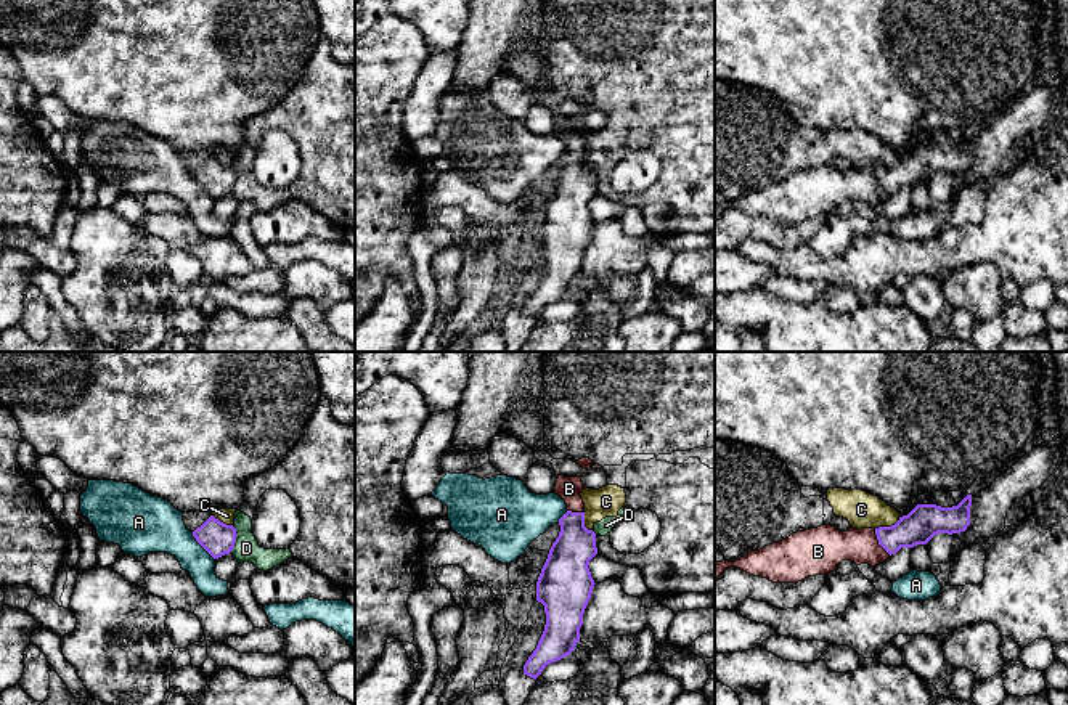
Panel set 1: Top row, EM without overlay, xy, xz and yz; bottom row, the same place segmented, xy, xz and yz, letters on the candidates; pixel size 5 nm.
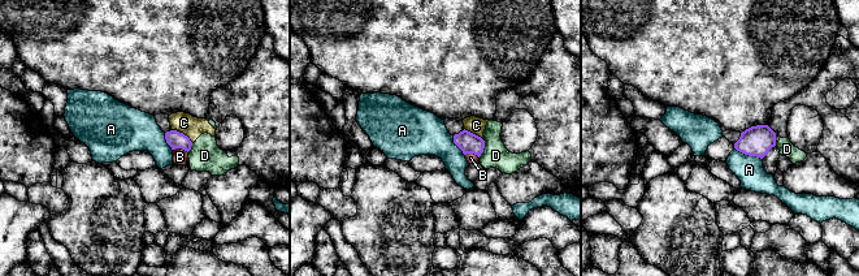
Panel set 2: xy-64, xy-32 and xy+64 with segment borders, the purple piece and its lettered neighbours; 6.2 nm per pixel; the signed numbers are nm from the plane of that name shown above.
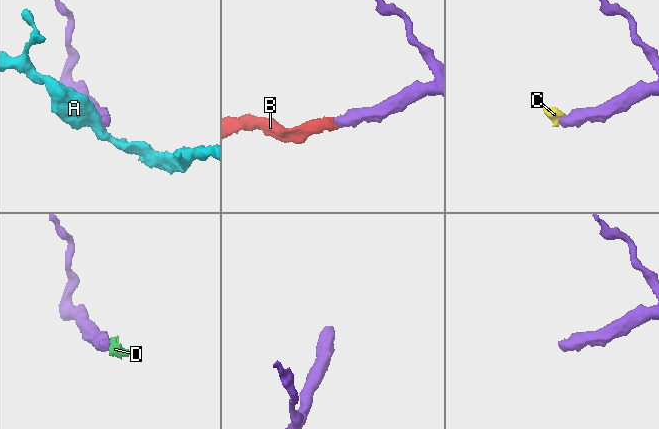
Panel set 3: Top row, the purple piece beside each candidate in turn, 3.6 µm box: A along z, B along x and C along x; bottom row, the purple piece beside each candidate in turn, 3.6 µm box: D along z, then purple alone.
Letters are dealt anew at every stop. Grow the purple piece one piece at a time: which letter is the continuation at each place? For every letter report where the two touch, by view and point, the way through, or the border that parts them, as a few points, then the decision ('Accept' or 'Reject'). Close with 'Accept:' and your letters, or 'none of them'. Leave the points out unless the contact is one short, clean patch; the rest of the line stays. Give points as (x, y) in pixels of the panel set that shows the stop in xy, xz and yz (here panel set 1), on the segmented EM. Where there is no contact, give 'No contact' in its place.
A: Touches purple at xy (201, 545). Boundary: xy (191, 532), (195, 540), (214, 559). Reject
B: Touches purple at yz (879, 541). Path across: yz (924, 521), (901, 535), (879, 541), (829, 546). Accept
C: Touches purple at yz (887, 527). Boundary: yz (900, 517), (890, 525), (879, 525), (876, 529). Reject
D: Touches purple at xy (235, 538). Boundary: xy (233, 525), (236, 533), (235, 546), (230, 551). Reject
Accept: B

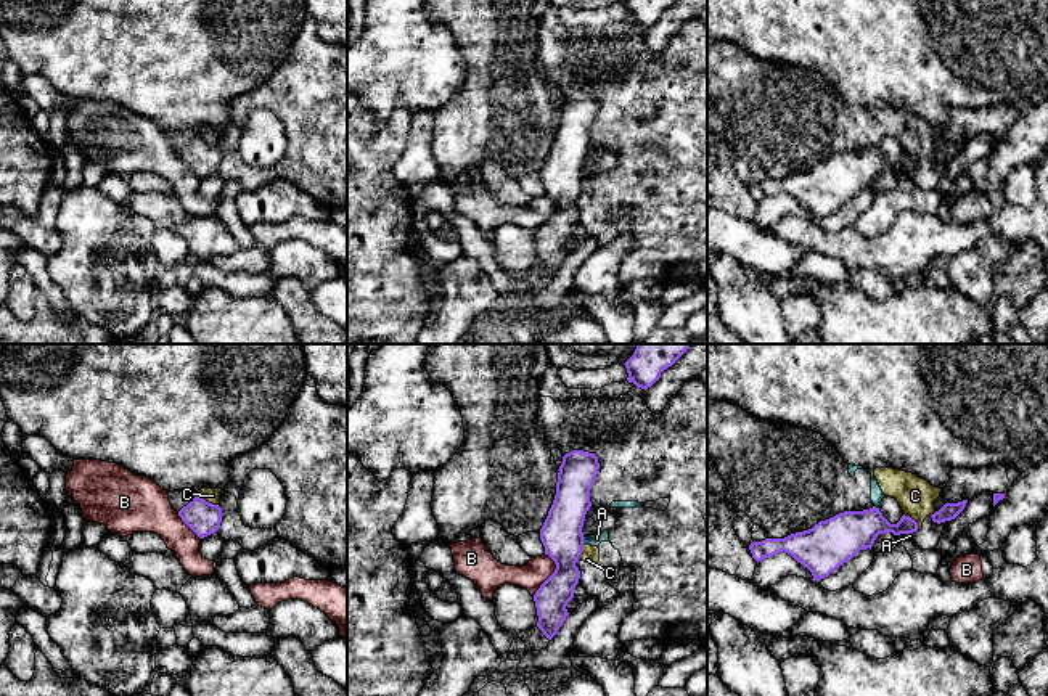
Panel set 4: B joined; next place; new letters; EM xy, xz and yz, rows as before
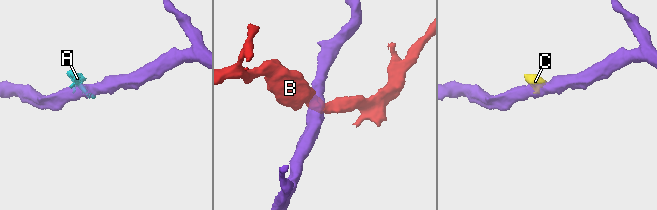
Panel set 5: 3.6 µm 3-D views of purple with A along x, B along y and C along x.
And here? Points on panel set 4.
A: Touches purple at xz (582, 540). Reject
B: Touches purple at xz (552, 574). Boundary: xz (547, 553), (555, 564), (555, 571), (532, 595). Reject
C: Touches purple at yz (913, 519). Boundary: yz (904, 513), (916, 523), (918, 529). Reject
Accept: none of them

